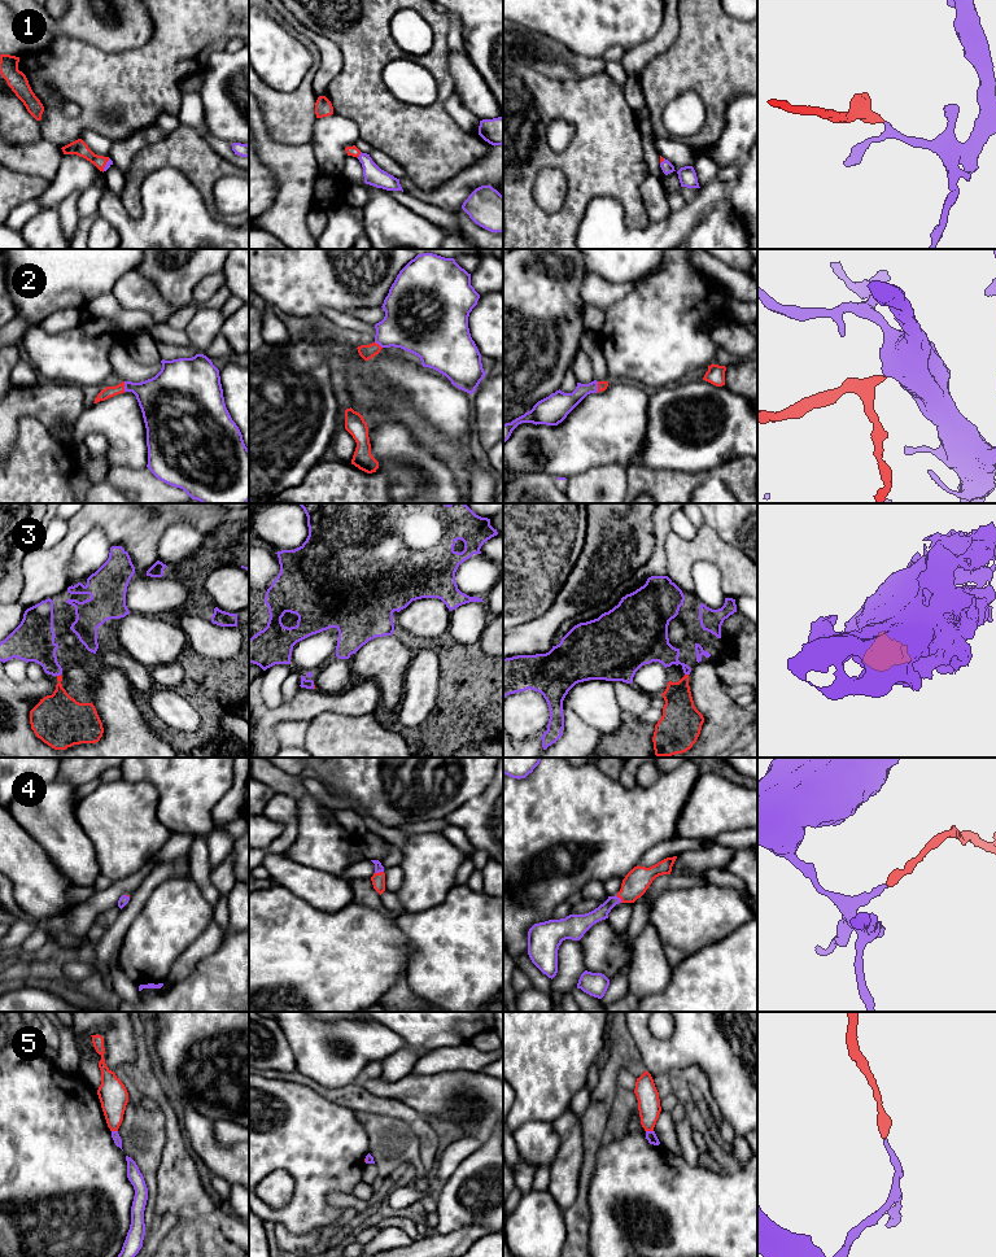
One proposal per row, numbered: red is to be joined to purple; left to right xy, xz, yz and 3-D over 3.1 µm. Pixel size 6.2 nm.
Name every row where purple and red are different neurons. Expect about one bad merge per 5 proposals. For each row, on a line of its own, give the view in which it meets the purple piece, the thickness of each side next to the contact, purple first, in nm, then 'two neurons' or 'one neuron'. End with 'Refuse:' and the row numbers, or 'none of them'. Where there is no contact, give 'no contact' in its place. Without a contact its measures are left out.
1: meets purple in xz; 120 nm thick on the purple side, 70 nm on the other; one neuron
2: meets purple in xy; 300 nm thick on the purple side, 70 nm on the other; one neuron
3: meets purple in xy; 240 nm thick on the purple side, 280 nm on the other; one neuron
4: meets purple in xz; 50 nm thick on the purple side, 80 nm on the other; one neuron
5: meets purple in yz; 70 nm thick on the purple side, 140 nm on the other; two neurons
Refuse: 5

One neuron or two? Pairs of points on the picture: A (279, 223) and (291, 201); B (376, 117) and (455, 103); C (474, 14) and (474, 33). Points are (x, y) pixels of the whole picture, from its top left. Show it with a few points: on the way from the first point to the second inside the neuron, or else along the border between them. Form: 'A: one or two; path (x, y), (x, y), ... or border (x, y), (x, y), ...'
A: one; path (284, 218), (289, 213), (291, 206)
B: two; border (454, 92), (446, 101), (445, 109), (463, 130)
C: one; path (474, 18), (474, 29)

